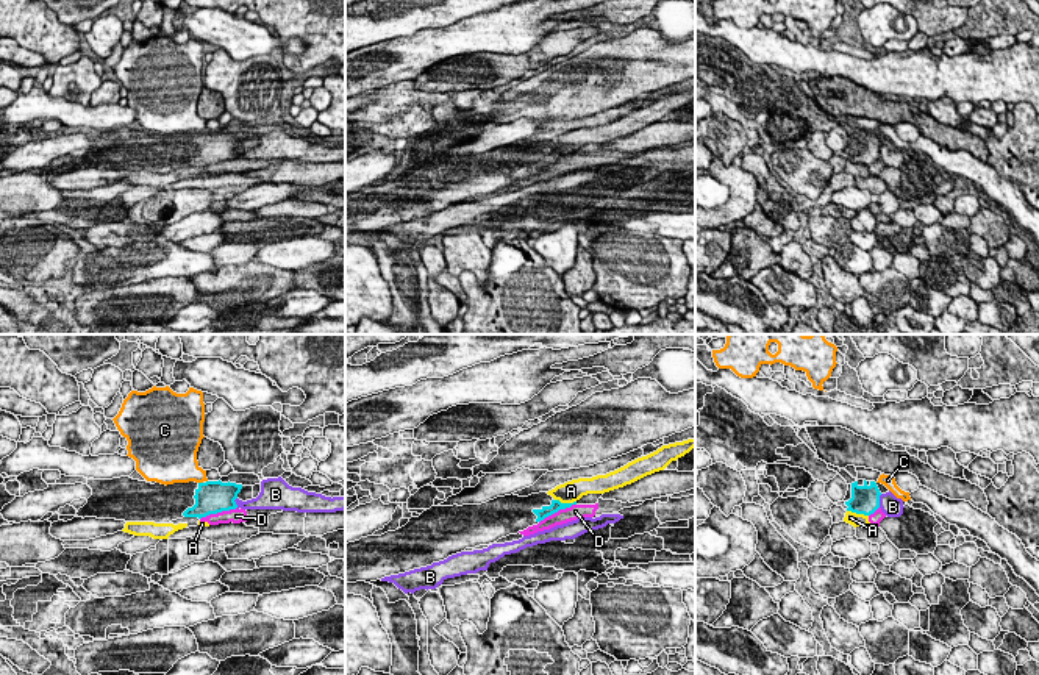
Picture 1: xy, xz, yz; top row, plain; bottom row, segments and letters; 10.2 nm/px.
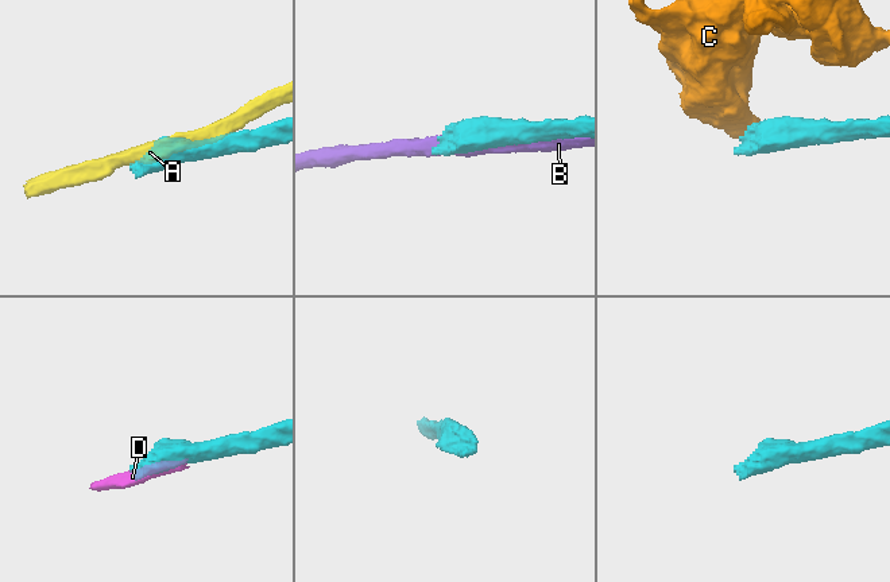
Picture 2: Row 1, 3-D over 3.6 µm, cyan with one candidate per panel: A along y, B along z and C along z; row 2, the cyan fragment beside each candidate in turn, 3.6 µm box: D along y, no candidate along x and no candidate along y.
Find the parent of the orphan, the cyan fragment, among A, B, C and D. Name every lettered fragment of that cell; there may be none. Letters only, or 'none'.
none

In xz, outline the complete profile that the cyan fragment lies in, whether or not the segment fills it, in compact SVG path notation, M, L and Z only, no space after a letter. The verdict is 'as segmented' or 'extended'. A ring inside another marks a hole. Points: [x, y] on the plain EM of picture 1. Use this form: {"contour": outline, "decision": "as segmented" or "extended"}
{"contour": "M539 142L528 147L511 144L481 155L431 156L419 167L411 167L405 177L395 181L345 194L345 233L370 233L431 216L466 198L489 195L509 184L517 184L572 155L577 155L577 152L561 153L547 142Z", "decision": "extended"}

